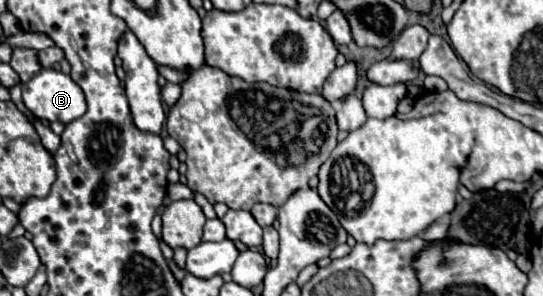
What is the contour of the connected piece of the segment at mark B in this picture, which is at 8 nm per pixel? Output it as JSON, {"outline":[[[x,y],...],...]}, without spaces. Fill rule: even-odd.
{"outline":[[[42,69],[34,79],[22,83],[24,105],[40,119],[72,123],[86,113],[82,89],[70,75],[54,69]]]}

